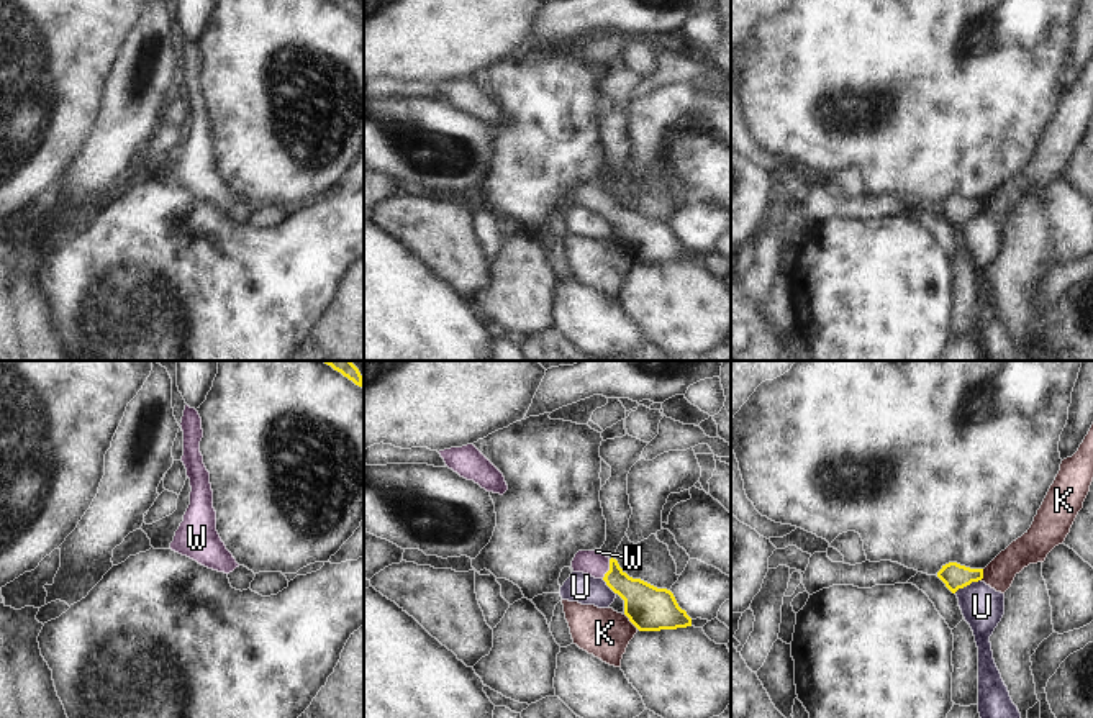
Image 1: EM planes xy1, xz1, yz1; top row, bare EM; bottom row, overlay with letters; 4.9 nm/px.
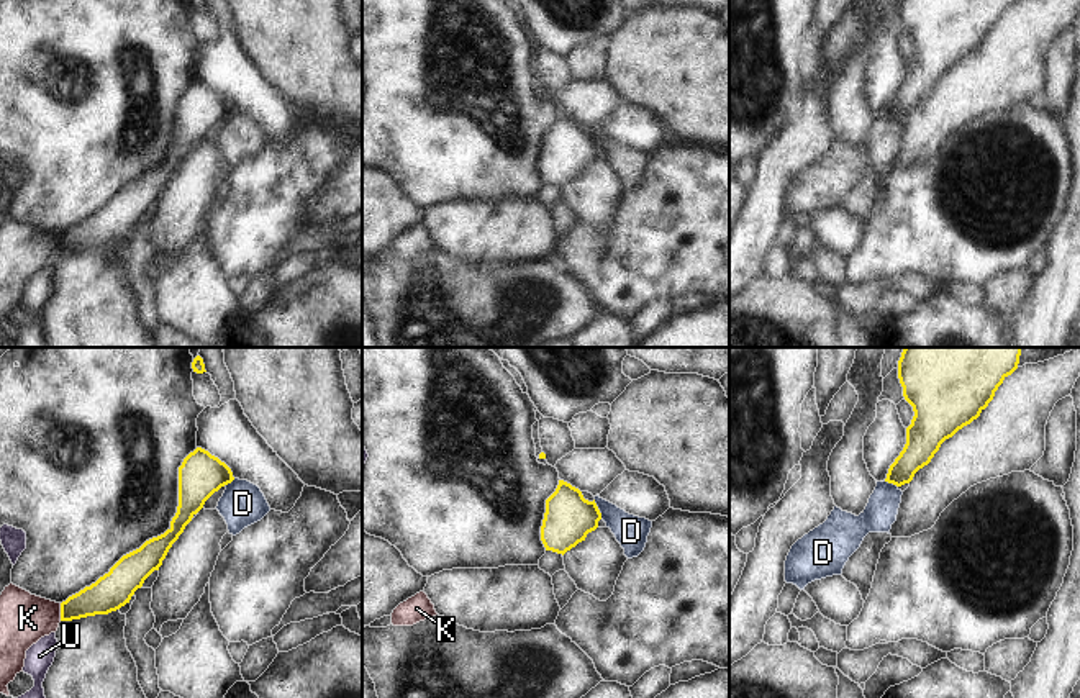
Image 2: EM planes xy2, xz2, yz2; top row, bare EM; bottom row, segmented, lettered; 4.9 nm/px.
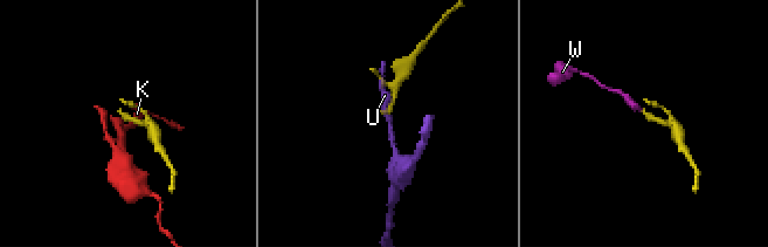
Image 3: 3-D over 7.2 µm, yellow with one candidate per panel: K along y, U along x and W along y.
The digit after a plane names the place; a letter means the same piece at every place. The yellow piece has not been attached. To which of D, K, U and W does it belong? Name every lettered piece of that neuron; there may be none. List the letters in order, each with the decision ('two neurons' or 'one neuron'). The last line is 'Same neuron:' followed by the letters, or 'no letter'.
D: two neurons
K: two neurons
U: two neurons
W: one neuron
Same neuron: W

